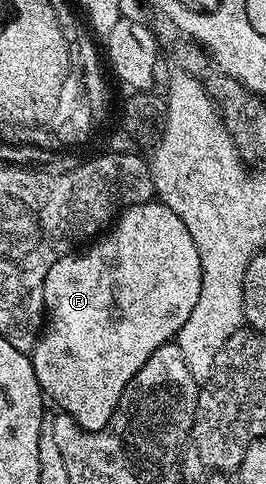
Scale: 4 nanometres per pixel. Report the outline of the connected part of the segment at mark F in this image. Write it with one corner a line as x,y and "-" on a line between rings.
155,198
146,200
144,204
134,204
132,208
123,209
102,235
92,239
82,250
70,252
65,258
57,258
57,262
53,262
52,268
49,269
49,274
45,274
45,323
39,341
35,343
35,350
30,353
33,370
37,374
37,382
43,387
44,397
50,403
52,400
59,407
60,413
73,417
85,430
103,431
111,423
115,409
119,407
119,399
123,397
125,386
129,386
133,374
137,374
137,370
145,366
147,359
158,348
172,343
178,337
181,326
185,326
189,314
193,314
193,306
197,306
197,298
201,298
201,258
197,254
197,246
193,246
189,230
185,230
185,222
181,222
181,218
177,218
177,214
169,210
169,206
160,204

